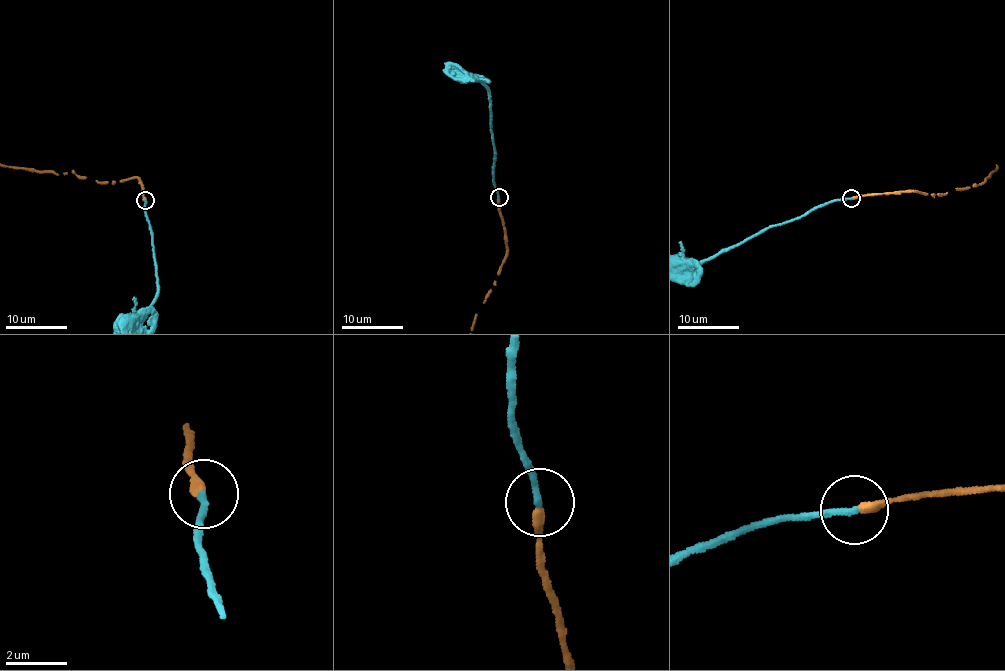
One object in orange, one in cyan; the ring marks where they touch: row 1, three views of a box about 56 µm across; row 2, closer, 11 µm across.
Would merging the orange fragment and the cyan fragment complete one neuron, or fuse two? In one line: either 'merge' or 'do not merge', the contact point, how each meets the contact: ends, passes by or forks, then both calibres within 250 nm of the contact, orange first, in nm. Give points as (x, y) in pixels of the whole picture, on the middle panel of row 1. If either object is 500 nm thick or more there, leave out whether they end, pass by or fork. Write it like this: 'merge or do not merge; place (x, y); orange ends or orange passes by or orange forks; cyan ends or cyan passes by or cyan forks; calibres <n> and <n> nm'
merge; place (499, 197); orange ends; cyan ends; calibres 320 and 240 nm

